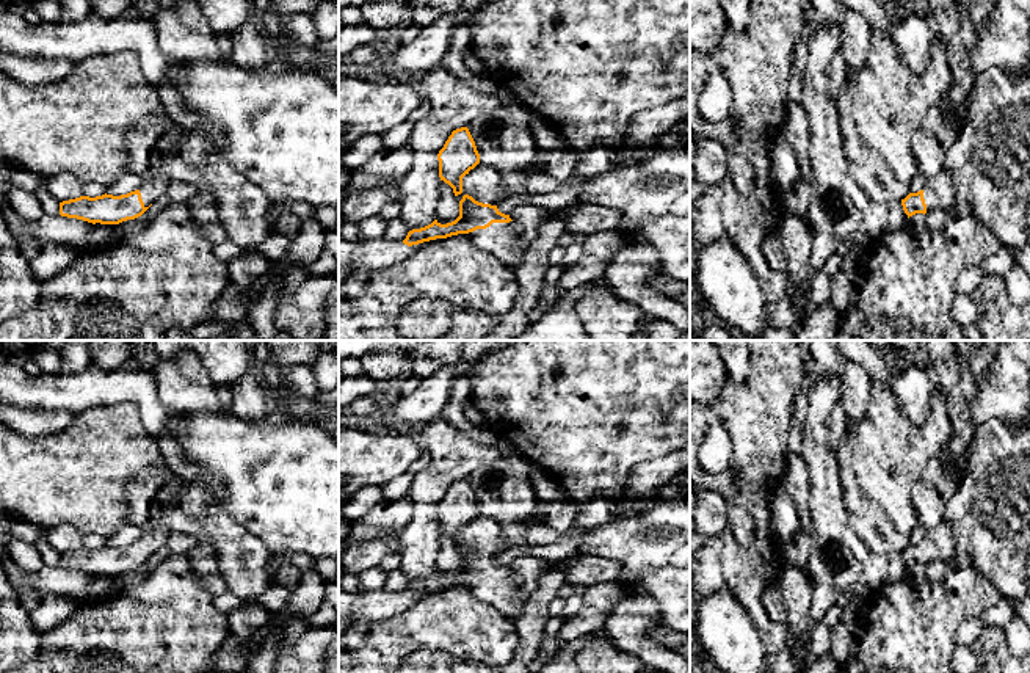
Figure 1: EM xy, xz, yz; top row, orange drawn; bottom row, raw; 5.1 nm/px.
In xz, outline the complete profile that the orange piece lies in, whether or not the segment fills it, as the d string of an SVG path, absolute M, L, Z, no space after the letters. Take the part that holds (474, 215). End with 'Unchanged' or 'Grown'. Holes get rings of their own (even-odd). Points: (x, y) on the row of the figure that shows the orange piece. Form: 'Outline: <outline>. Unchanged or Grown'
Outline: M464 195L455 221L441 224L434 220L425 227L409 231L403 242L379 238L351 245L339 238L339 287L357 270L384 270L400 264L411 256L412 245L458 234L467 234L477 248L494 254L513 270L522 264L527 253L519 246L520 234L513 231L510 215L502 213L497 206Z. Grown

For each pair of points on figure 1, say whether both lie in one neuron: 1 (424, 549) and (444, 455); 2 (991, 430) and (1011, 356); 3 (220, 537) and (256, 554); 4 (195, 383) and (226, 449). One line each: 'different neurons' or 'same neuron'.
1: same neuron
2: different neurons
3: same neuron
4: different neurons

